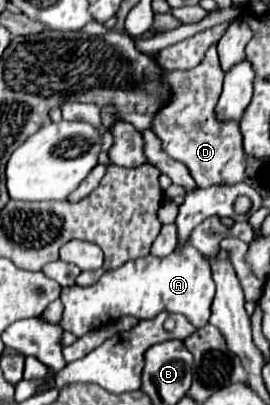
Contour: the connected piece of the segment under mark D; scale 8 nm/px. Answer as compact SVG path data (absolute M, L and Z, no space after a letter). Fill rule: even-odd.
M215 46L209 48L205 60L191 70L163 72L165 82L171 86L171 102L155 114L153 132L163 142L163 150L183 162L199 188L215 184L239 184L245 180L245 152L241 132L235 122L221 124L215 118L215 106L223 86L223 70Z

